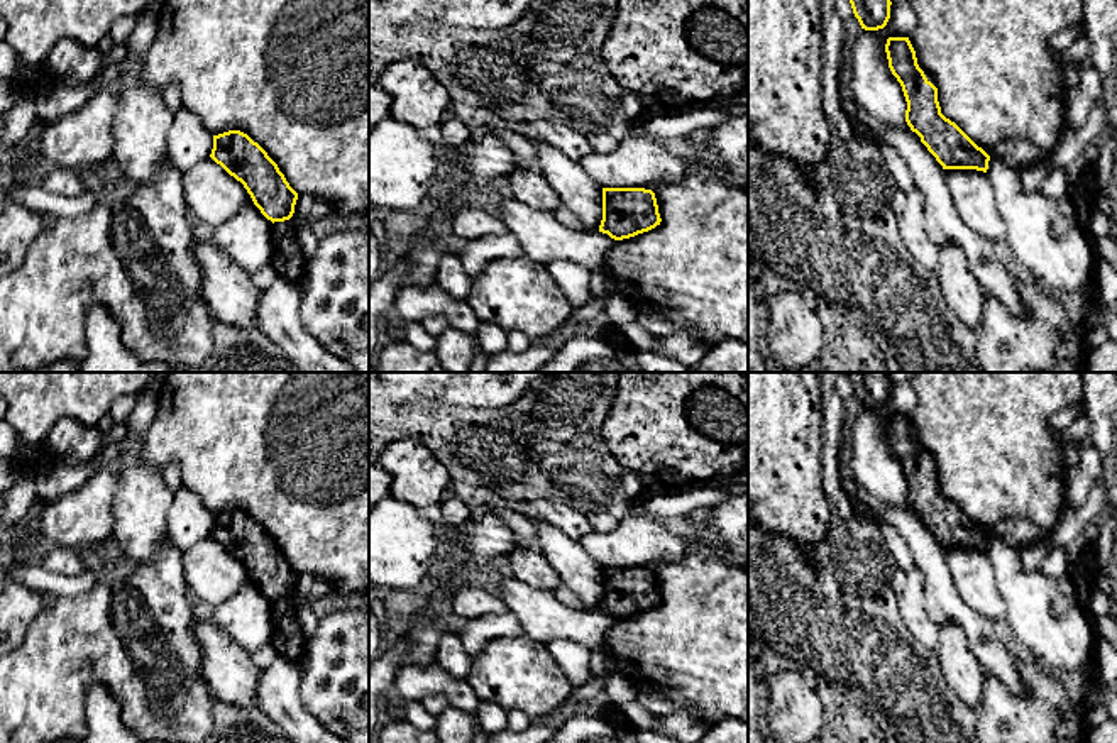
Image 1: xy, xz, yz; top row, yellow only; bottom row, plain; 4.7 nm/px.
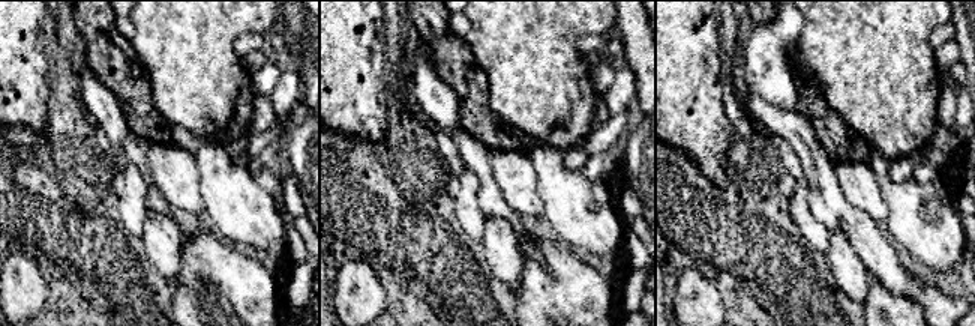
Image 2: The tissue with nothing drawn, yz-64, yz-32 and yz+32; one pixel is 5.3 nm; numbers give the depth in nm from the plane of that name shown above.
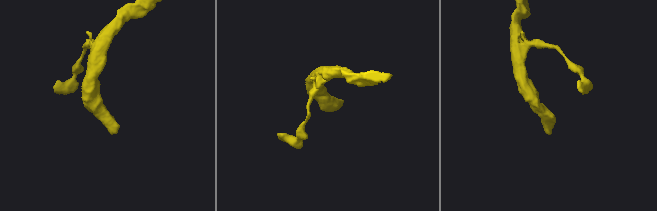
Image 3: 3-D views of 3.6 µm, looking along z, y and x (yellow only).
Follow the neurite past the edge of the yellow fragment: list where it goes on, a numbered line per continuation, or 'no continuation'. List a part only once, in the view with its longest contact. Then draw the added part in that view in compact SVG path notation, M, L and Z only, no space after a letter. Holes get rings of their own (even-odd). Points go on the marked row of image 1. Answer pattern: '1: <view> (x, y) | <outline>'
1: xy (288, 259) | M293 220L274 222L272 223L274 237L274 256L271 266L276 274L284 276L296 284L303 274L305 254L298 242L298 227Z

